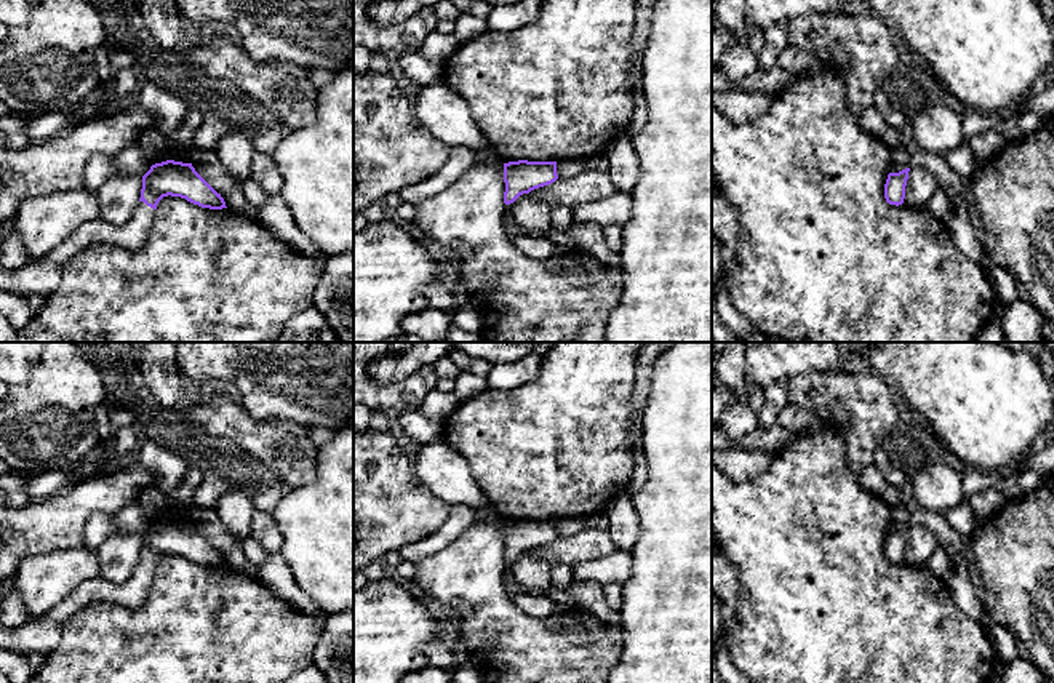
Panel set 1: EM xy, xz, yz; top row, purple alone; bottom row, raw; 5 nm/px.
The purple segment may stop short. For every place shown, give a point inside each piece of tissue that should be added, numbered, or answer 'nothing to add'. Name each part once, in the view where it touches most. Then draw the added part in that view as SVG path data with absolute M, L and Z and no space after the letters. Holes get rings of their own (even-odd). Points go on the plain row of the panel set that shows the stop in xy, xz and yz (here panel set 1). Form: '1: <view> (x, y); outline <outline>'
1: xy (131, 594); outline M139 560L133 574L122 584L112 584L104 577L94 577L77 585L61 603L53 606L46 617L64 625L80 609L93 601L112 601L128 609L141 608L149 598L155 568Z

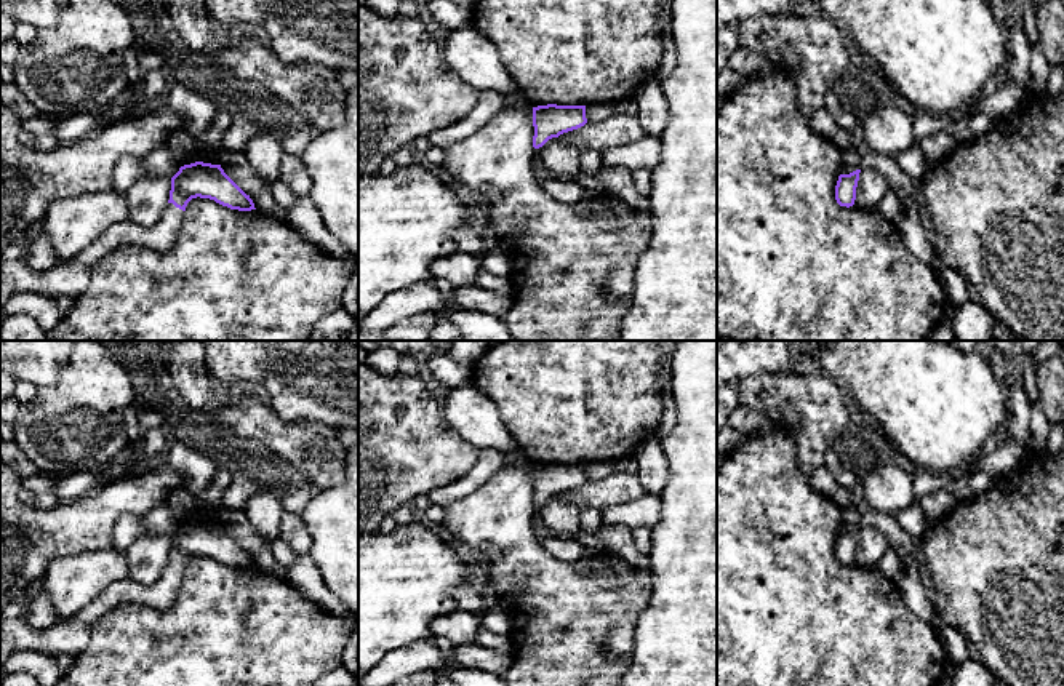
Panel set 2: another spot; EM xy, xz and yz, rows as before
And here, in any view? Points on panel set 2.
1: xy (160, 595); outline M168 561L162 576L150 585L141 585L133 579L123 579L106 587L90 604L82 608L75 619L93 627L109 611L122 603L141 603L157 611L170 609L178 600L184 569Z

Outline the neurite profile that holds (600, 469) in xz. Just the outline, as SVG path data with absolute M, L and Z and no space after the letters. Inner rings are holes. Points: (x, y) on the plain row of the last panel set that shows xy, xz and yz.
M603 459L586 464L587 481L595 481L610 477L618 472L616 459Z

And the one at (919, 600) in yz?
M912 555L902 556L901 558L902 576L898 582L898 587L901 590L907 609L918 619L923 619L925 622L931 624L939 632L941 627L936 622L936 606L933 596L923 585L920 576L922 566L923 561L920 558L915 558Z

